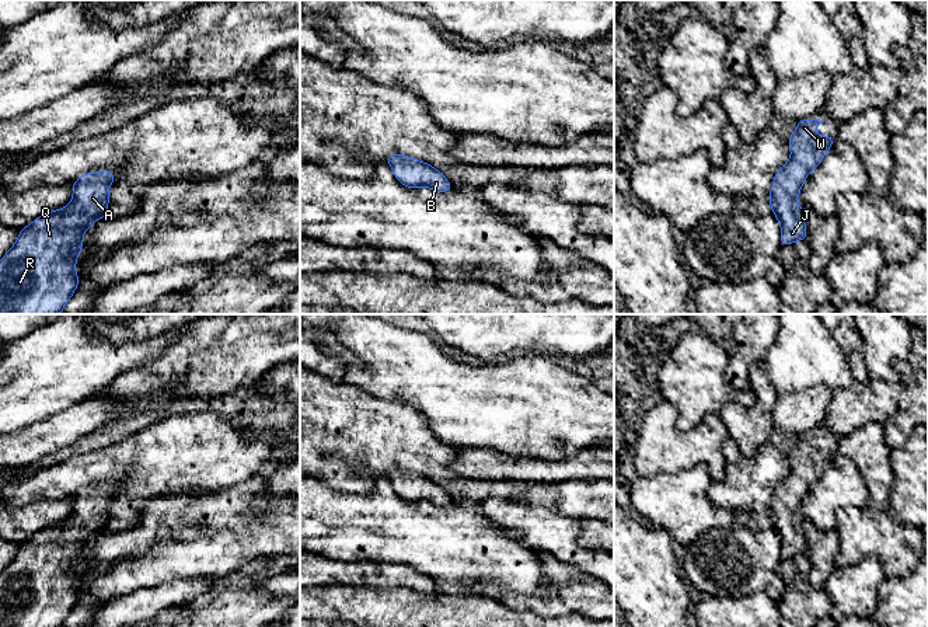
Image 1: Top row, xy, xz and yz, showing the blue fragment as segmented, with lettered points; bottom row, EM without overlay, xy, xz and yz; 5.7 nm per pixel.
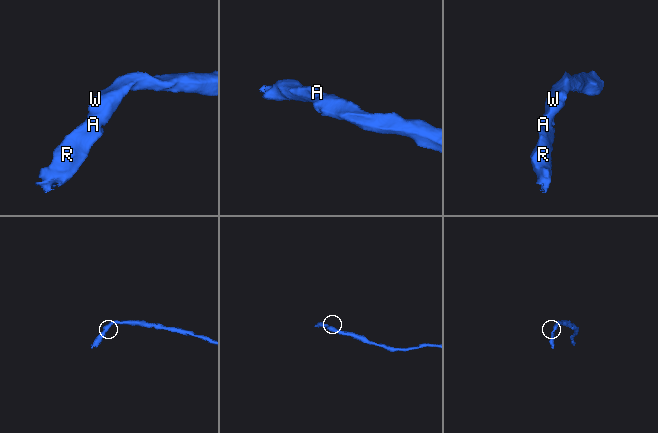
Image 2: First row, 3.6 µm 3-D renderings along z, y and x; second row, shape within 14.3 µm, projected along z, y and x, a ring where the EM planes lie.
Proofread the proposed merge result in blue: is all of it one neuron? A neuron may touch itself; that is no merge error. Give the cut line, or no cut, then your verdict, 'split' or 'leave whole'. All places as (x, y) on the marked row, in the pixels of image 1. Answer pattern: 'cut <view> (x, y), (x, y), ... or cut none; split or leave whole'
cut none; leave whole

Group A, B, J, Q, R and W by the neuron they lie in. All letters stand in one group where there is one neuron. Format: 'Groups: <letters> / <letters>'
Groups: A B J Q R W

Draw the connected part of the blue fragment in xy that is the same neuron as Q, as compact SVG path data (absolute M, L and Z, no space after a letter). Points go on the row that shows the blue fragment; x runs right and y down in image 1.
M111 170L81 174L73 184L73 196L66 208L38 216L20 229L18 240L0 259L0 314L62 313L79 286L76 259L84 244L83 233L107 216L108 188L112 185Z

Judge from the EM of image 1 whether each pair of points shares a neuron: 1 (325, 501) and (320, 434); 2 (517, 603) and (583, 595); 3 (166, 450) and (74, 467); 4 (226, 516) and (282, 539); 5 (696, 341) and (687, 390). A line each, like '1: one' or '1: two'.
1: two
2: one
3: one
4: one
5: one

